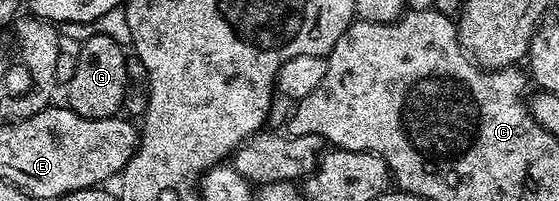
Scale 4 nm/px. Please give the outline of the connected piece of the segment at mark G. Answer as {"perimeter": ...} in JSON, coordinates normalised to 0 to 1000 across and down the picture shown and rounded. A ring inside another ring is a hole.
{"perimeter":[[[195,179],[156,189],[134,269],[131,398],[116,418],[118,522],[154,587],[202,587],[215,562],[227,468],[227,289],[208,194]]]}

